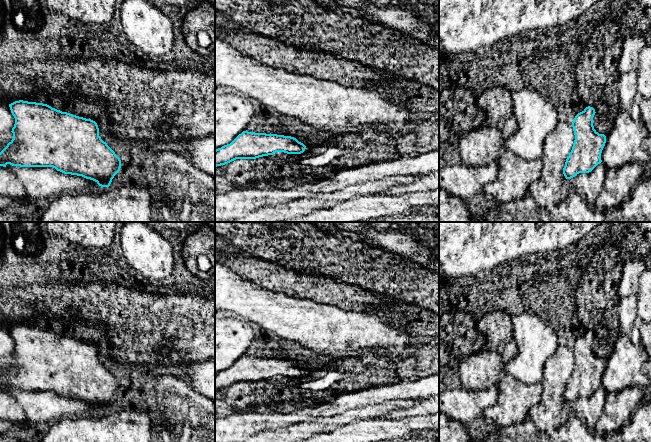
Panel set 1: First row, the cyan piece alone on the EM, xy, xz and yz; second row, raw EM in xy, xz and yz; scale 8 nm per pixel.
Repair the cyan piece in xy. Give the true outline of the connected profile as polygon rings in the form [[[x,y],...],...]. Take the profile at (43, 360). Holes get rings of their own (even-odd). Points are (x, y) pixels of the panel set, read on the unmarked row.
[[[15,325],[9,328],[15,348],[13,363],[0,376],[0,390],[53,391],[64,398],[82,400],[109,411],[120,395],[121,384],[99,360],[95,345],[62,336],[43,327]]]

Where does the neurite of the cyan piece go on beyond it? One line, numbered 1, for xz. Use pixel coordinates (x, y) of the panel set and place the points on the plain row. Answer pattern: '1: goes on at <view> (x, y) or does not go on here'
1: does not go on here

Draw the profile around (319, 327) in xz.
[[[217,261],[215,309],[235,312],[257,323],[265,331],[293,341],[306,349],[326,354],[369,348],[384,348],[393,354],[400,354],[414,339],[411,332],[391,326],[374,313],[364,310],[350,311],[331,304],[271,292],[250,280],[245,280],[231,268]]]

